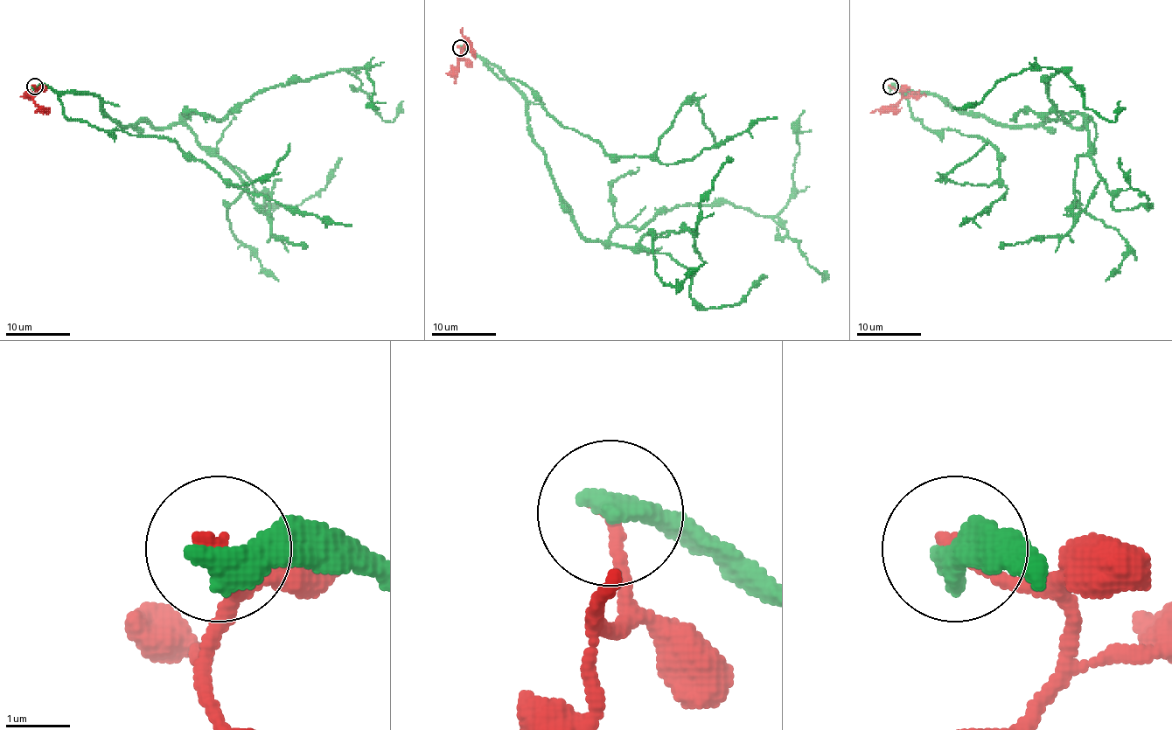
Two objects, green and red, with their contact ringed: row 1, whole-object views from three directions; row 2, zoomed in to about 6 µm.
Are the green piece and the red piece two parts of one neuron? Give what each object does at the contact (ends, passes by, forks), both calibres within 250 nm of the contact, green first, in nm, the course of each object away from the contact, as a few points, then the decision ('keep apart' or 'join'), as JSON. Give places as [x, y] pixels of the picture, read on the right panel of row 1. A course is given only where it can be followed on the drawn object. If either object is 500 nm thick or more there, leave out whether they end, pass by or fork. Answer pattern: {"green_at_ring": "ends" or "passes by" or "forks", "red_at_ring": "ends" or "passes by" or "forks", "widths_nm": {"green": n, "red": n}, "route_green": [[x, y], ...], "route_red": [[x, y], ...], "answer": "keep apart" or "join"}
{"green_at_ring": "ends", "red_at_ring": "ends", "widths_nm": {"green": 480, "red": 240}, "route_green": [[889, 86], [999, 125], [1084, 119], [1056, 109], [1047, 67], [953, 107]], "route_red": [[889, 86], [901, 91], [901, 98], [889, 107], [870, 113]], "answer": "keep apart"}

